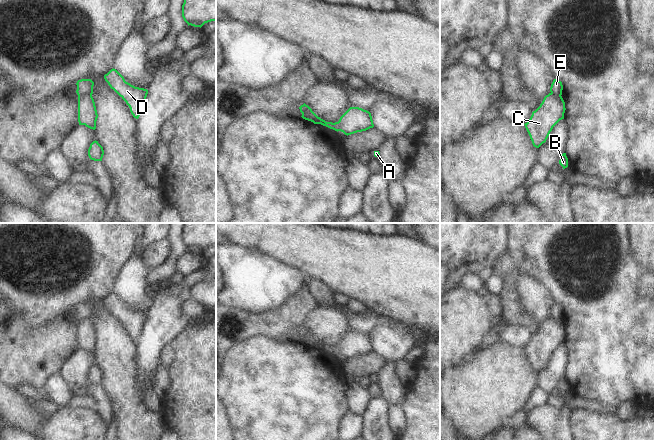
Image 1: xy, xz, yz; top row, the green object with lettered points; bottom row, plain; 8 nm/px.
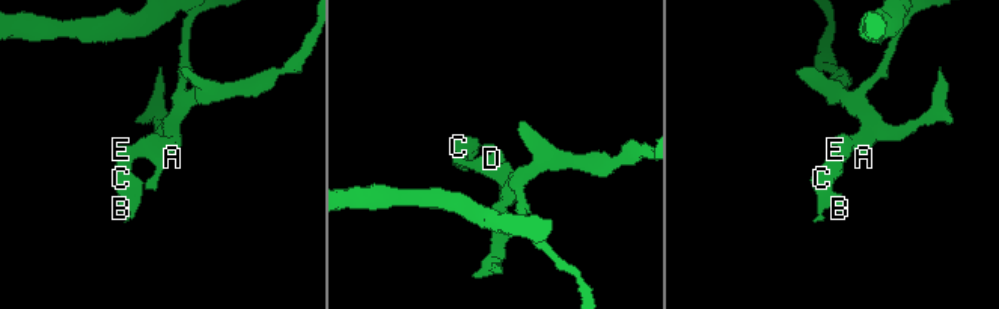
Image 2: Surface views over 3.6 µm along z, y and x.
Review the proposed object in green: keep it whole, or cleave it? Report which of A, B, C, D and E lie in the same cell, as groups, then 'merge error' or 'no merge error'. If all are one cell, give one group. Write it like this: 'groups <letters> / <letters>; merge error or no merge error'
groups A D E / B C; merge error

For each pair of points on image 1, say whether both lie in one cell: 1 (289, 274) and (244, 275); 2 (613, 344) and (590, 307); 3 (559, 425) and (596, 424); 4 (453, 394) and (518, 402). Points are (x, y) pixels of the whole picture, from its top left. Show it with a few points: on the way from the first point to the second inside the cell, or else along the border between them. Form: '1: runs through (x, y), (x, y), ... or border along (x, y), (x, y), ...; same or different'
1: runs through (278, 275), (255, 275); same
2: runs through (613, 335), (613, 330), (599, 316); same
3: border along (569, 410), (570, 429); different
4: runs through (469, 394), (502, 394); same

